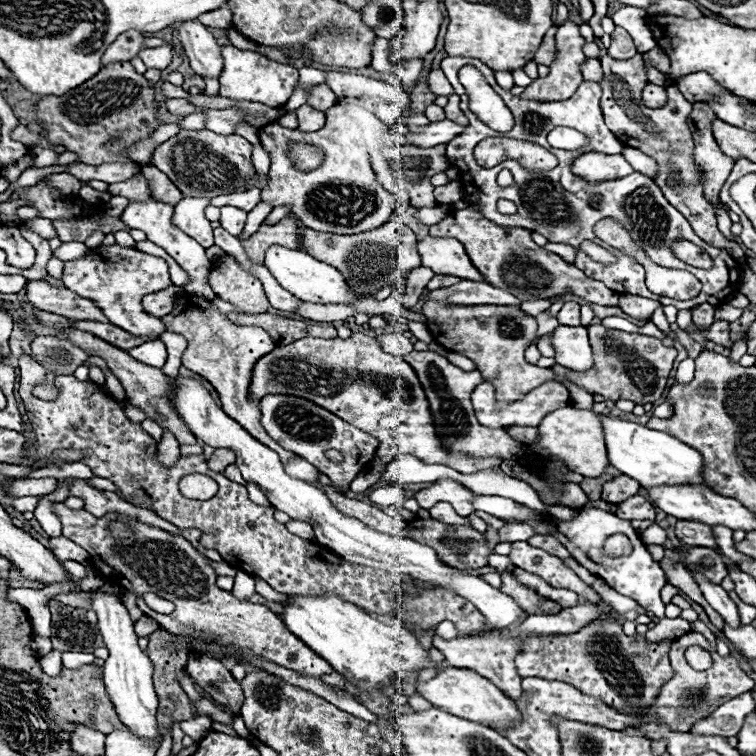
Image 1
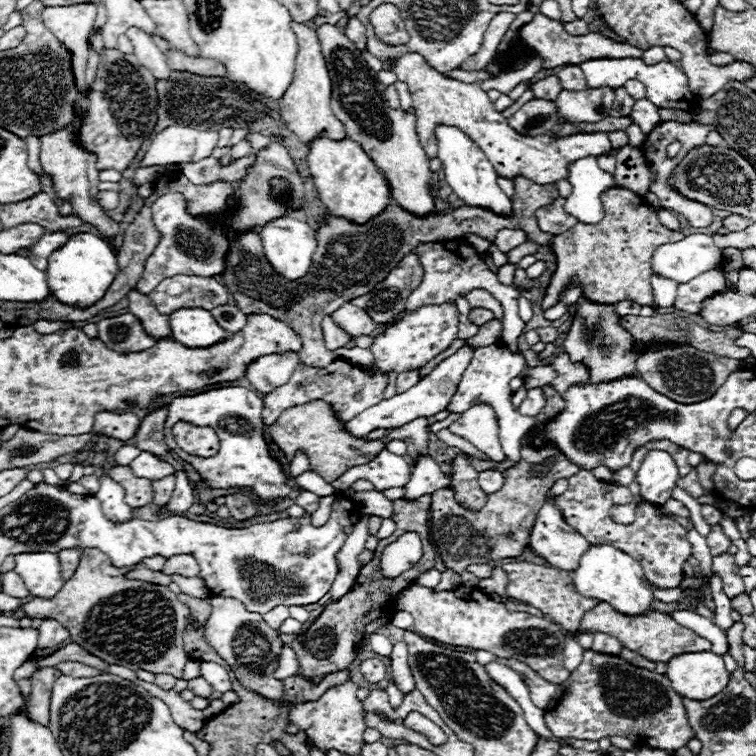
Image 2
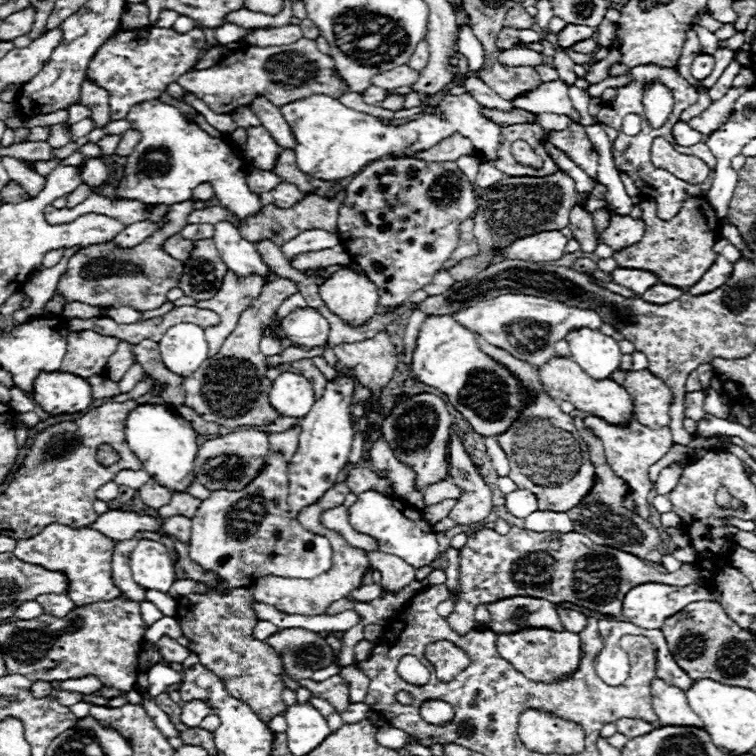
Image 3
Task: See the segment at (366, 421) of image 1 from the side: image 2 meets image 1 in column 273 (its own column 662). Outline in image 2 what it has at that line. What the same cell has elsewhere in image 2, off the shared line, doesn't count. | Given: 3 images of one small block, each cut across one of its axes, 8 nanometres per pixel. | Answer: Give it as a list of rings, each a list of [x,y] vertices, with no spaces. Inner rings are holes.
[[[694,346],[650,352],[650,354],[640,356],[640,360],[638,360],[638,372],[642,374],[642,380],[652,390],[656,390],[680,404],[694,404],[694,402],[708,400],[726,382],[726,378],[732,372],[738,372],[740,368],[742,368],[740,362],[734,358],[716,356],[716,354],[698,350]]]

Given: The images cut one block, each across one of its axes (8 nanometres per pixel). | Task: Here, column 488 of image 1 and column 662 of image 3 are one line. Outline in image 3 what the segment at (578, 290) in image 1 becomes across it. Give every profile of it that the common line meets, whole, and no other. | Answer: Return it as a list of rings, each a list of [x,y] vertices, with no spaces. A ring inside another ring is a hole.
[[[690,196],[682,204],[678,216],[668,222],[656,216],[652,200],[642,200],[640,208],[642,220],[646,222],[644,238],[638,244],[614,254],[618,266],[656,272],[656,276],[660,276],[660,282],[672,284],[676,288],[688,288],[696,284],[716,260],[716,252],[712,252],[712,246],[720,236],[720,218],[712,210],[712,204],[708,204],[704,196]]]

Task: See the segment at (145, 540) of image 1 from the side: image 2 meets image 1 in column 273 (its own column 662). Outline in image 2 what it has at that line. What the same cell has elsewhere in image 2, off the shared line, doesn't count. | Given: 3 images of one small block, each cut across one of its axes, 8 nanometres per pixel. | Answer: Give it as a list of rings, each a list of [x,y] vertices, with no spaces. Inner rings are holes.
[[[600,602],[596,608],[588,610],[584,614],[584,620],[580,624],[580,632],[584,630],[592,630],[592,632],[606,632],[612,634],[620,640],[622,646],[638,652],[640,656],[654,660],[654,662],[668,662],[672,656],[684,654],[684,652],[702,652],[702,650],[710,650],[712,642],[708,642],[706,638],[698,636],[696,632],[676,624],[672,620],[670,614],[666,612],[658,612],[658,610],[648,610],[646,614],[640,616],[626,616],[616,612],[610,604]]]

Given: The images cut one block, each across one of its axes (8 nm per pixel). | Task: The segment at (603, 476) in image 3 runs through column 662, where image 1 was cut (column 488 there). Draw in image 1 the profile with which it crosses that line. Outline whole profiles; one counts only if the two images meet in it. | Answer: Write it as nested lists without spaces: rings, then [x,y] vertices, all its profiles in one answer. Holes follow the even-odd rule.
[[[420,518],[410,520],[408,538],[434,548],[434,552],[438,552],[438,558],[444,564],[450,564],[452,568],[458,568],[458,570],[482,568],[482,566],[486,566],[486,558],[492,554],[492,550],[486,544],[486,538],[480,532],[476,532],[472,528],[464,528],[464,526],[444,526],[432,518],[430,520],[420,520]]]

